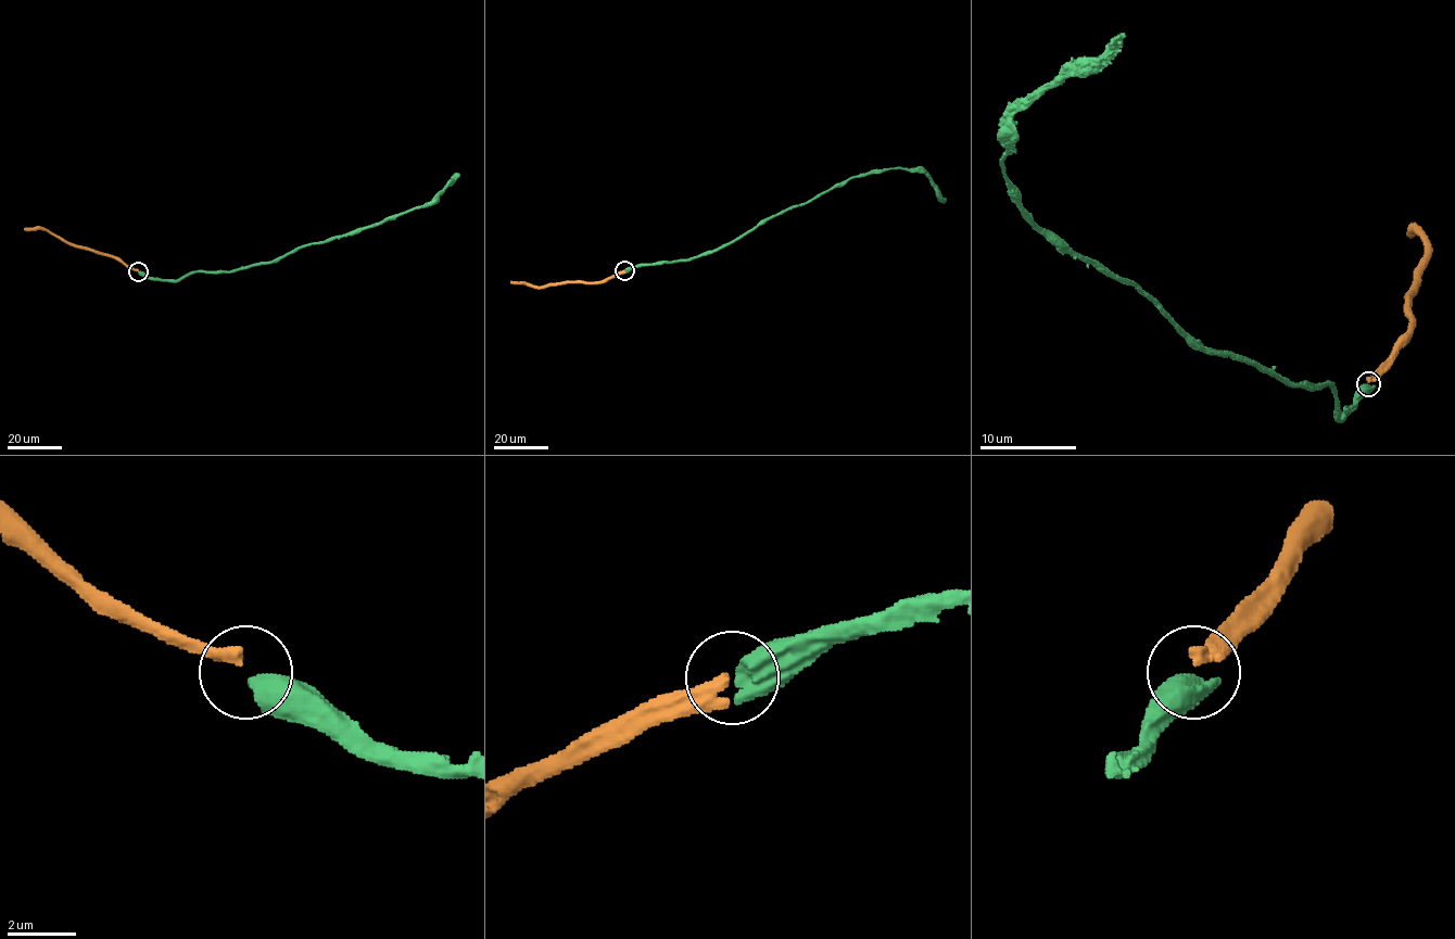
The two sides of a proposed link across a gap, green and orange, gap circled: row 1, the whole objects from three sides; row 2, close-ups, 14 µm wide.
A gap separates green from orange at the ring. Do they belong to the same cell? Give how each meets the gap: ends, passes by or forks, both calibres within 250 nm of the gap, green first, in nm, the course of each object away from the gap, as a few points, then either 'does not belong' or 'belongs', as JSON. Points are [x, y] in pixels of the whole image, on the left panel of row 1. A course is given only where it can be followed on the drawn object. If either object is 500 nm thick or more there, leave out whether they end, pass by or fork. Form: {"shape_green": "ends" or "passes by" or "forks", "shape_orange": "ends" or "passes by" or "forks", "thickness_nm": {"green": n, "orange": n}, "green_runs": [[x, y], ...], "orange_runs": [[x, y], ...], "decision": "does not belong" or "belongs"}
{"thickness_nm": {"green": 650, "orange": 360}, "green_runs": [[138, 271], [180, 280], [195, 271], [270, 263], [303, 245], [426, 206], [459, 174]], "orange_runs": [[138, 271], [110, 256], [75, 246], [40, 228], [25, 230]], "decision": "belongs"}

